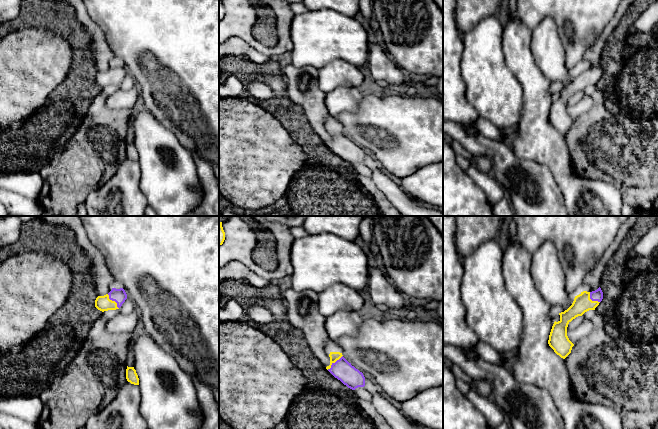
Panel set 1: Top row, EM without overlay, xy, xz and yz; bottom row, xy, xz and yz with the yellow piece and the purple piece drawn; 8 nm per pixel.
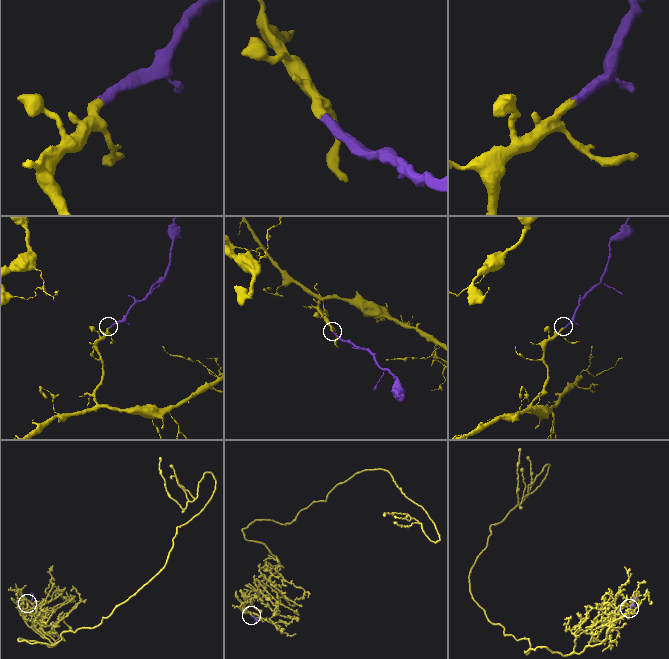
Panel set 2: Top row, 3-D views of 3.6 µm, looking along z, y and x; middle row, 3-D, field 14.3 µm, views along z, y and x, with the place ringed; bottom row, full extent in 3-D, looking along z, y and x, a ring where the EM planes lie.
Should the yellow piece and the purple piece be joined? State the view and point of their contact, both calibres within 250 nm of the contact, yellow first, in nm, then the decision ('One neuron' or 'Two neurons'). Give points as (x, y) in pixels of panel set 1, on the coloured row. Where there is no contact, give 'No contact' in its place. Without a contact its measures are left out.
Touches yellow at xz (334, 362). Thickness 80 nm (yellow) against 160 nm. One neuron

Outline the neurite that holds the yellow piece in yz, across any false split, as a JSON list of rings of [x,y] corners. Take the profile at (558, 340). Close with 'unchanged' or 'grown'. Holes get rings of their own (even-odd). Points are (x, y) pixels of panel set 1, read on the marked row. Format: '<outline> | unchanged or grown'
[[[599,287],[592,292],[583,291],[575,296],[572,305],[564,312],[559,313],[560,320],[554,322],[548,344],[554,352],[565,359],[572,350],[574,344],[567,336],[568,324],[578,316],[582,316],[589,310],[595,310],[603,299],[603,292]]] | grown

